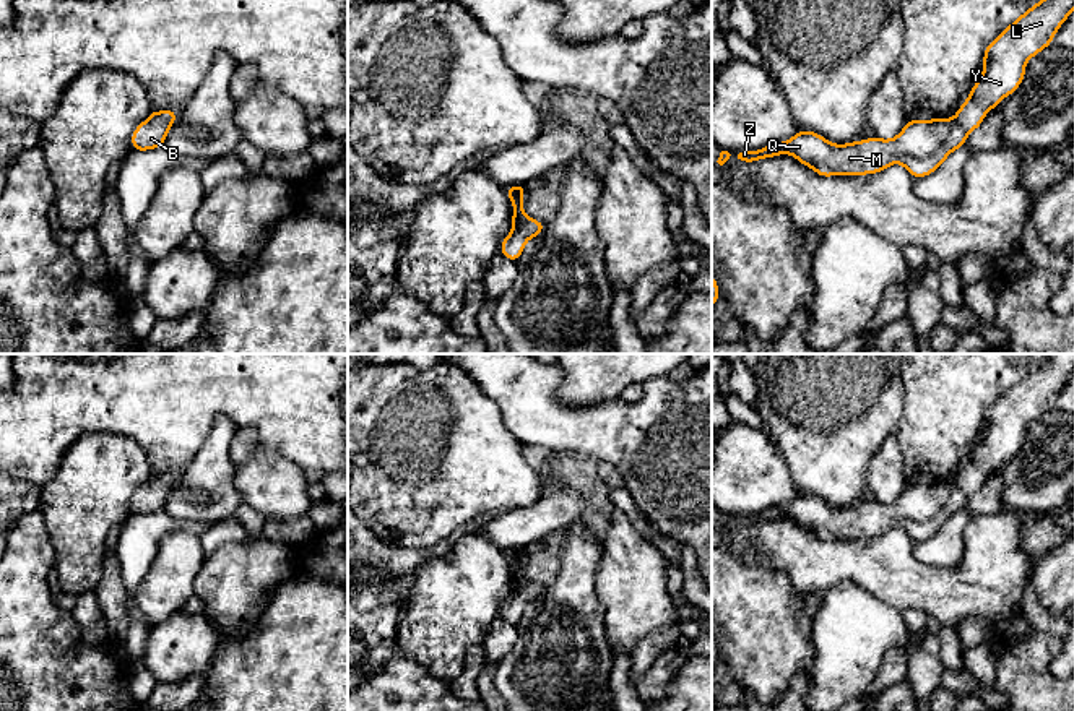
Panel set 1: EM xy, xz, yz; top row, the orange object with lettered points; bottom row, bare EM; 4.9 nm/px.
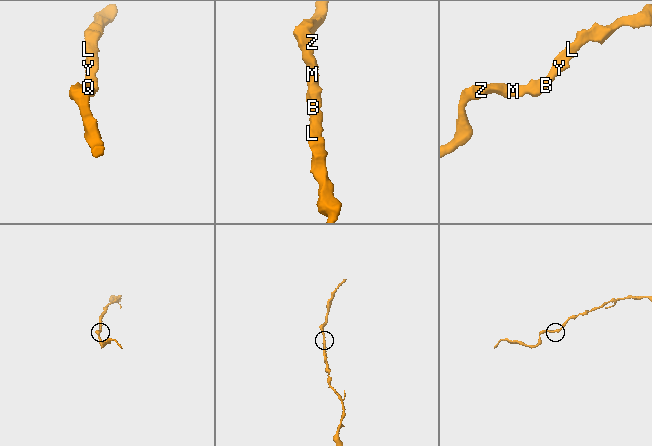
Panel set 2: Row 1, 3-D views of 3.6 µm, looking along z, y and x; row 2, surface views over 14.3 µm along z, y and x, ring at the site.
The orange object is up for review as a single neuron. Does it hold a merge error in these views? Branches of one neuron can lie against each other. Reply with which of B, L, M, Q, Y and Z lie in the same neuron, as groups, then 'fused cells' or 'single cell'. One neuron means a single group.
groups B L M Q Y Z; single cell

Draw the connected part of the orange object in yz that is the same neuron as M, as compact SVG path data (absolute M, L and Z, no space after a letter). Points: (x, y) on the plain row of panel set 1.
M1050 354L1042 365L1029 372L988 407L981 425L985 435L954 482L908 484L903 493L892 503L876 500L848 508L834 508L816 495L799 493L788 505L773 506L759 515L739 515L733 519L736 524L754 526L786 516L822 541L877 537L899 526L912 541L926 541L933 537L952 515L965 508L967 498L981 489L985 479L993 471L1020 450L1025 438L1025 427L1053 406L1056 394L1072 373L1074 354Z

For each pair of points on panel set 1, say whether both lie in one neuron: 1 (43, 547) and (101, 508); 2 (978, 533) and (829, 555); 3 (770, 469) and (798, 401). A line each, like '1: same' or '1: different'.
1: different
2: same
3: different

